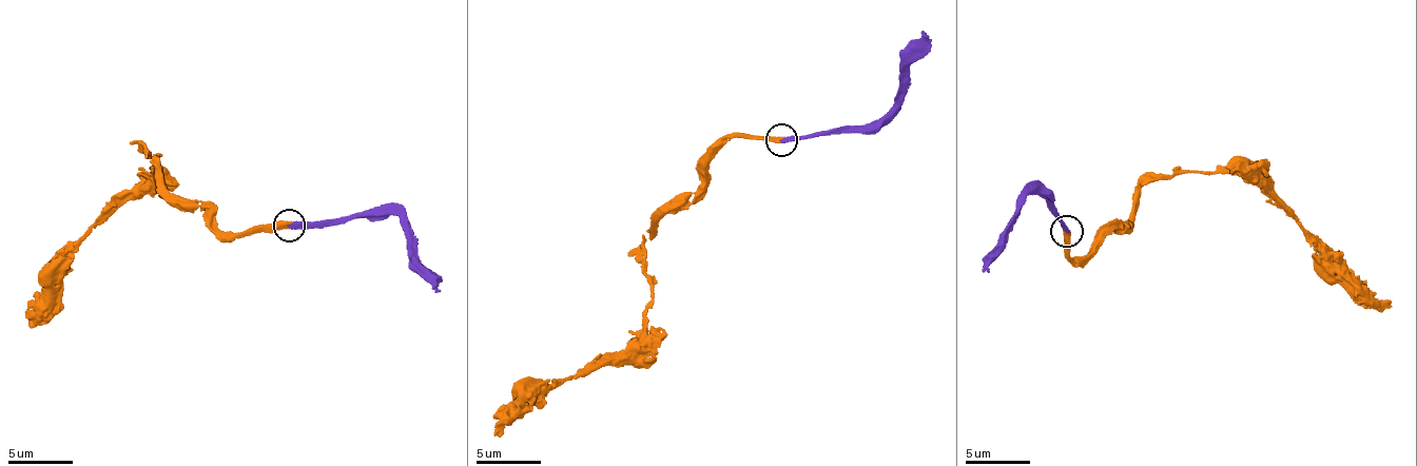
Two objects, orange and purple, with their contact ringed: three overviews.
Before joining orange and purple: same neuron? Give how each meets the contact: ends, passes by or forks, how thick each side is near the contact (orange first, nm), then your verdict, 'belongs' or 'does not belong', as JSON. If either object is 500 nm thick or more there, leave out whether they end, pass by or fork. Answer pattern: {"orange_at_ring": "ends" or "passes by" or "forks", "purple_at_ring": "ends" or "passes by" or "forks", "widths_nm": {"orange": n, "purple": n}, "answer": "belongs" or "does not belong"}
{"orange_at_ring": "ends", "purple_at_ring": "ends", "widths_nm": {"orange": 360, "purple": 320}, "answer": "belongs"}

